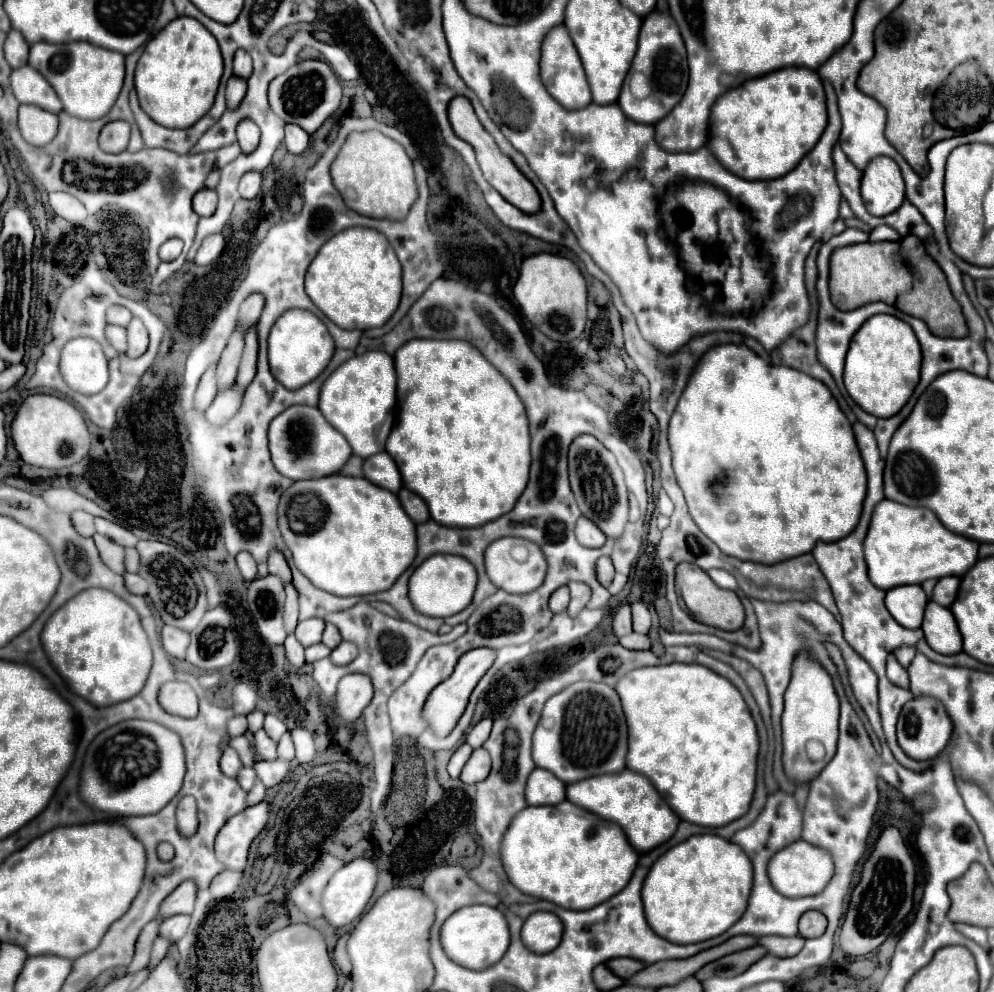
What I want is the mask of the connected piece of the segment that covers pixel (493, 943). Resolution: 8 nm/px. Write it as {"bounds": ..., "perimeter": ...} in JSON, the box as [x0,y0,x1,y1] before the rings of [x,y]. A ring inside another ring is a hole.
{"bounds":[440,906,510,970],"perimeter":[[[464,906],[464,908],[456,910],[450,918],[444,920],[444,924],[440,928],[440,944],[452,962],[456,962],[468,970],[486,970],[486,968],[494,966],[508,950],[508,944],[510,944],[508,922],[498,908]]]}

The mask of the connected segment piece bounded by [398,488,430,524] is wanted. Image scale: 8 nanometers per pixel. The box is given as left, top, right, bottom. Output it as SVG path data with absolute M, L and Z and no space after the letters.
M402 488L402 490L398 492L398 500L400 500L400 504L402 504L404 512L412 518L412 522L414 522L414 524L426 522L426 520L430 518L430 516L428 516L428 508L426 508L424 500L420 500L414 492L410 492L410 490Z

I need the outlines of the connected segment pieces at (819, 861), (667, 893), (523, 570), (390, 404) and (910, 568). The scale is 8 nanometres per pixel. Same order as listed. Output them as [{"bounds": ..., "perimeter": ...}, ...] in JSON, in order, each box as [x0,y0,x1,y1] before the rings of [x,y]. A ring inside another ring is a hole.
[{"bounds":[768,840,834,898],"perimeter":[[[796,840],[788,846],[784,846],[780,852],[776,852],[770,862],[768,862],[768,878],[772,886],[788,898],[798,898],[798,896],[812,896],[824,890],[828,880],[834,874],[834,864],[830,854],[826,854],[822,848],[816,848],[804,840]]]},{"bounds":[642,834,752,944],"perimeter":[[[700,834],[672,846],[646,876],[642,902],[648,926],[674,944],[694,944],[724,934],[746,910],[752,888],[752,864],[740,846]],[[646,892],[646,900],[644,900]]]},{"bounds":[484,538,546,594],"perimeter":[[[498,538],[496,542],[492,542],[484,550],[484,568],[490,582],[496,588],[506,590],[510,594],[524,594],[524,592],[536,590],[542,584],[544,572],[546,572],[544,556],[540,548],[524,538]]]},{"bounds":[318,350,398,458],"perimeter":[[[374,350],[340,364],[322,384],[318,408],[324,418],[344,434],[356,456],[368,458],[382,452],[398,412],[392,356]]]},{"bounds":[864,500,978,590],"perimeter":[[[882,500],[876,504],[864,538],[864,560],[870,582],[880,590],[902,584],[922,584],[928,578],[962,576],[978,560],[978,542],[948,532],[928,508],[912,508]]]}]

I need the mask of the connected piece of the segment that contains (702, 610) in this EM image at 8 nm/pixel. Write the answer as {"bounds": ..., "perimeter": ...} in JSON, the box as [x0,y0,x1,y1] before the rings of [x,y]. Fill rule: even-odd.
{"bounds":[674,562,744,630],"perimeter":[[[692,562],[678,564],[674,586],[676,586],[676,590],[680,590],[684,606],[694,620],[720,628],[720,630],[738,630],[744,624],[744,608],[742,608],[742,602],[736,596],[736,592],[716,586],[704,570],[696,568],[696,564],[692,564]]]}

